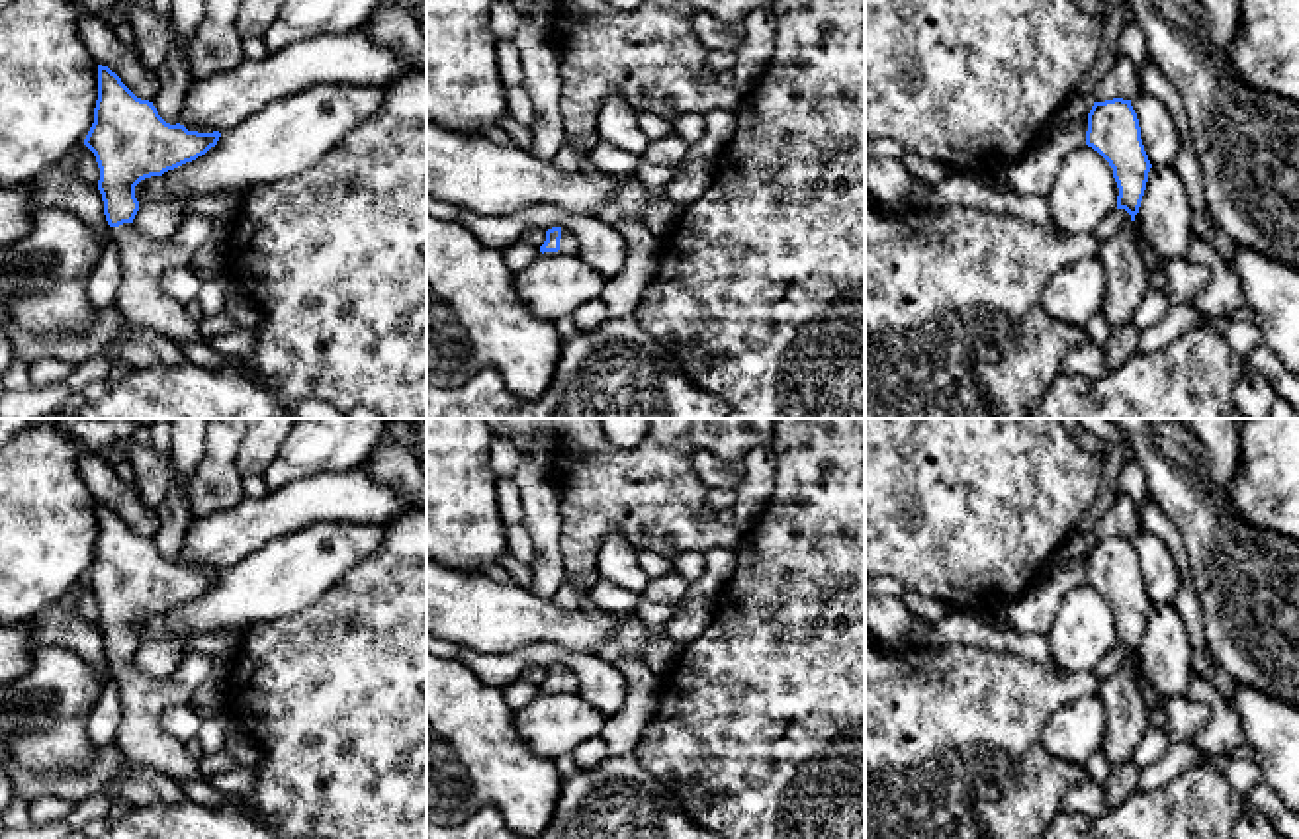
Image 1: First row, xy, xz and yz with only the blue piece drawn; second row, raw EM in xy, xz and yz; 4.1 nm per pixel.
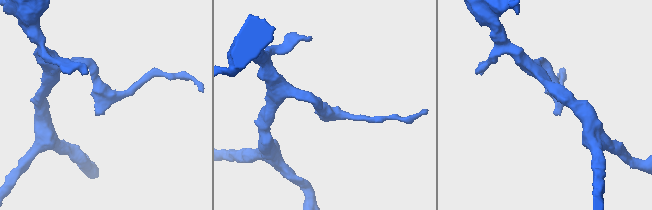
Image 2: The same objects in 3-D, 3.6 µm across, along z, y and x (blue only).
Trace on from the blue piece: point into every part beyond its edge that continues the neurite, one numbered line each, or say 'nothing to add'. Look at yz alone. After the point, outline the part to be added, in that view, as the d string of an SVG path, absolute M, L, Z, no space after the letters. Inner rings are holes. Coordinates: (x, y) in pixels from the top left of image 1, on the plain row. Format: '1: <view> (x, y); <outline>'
nothing to add

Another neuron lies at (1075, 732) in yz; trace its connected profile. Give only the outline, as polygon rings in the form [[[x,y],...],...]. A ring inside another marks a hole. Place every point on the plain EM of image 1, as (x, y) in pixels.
[[[1084,696],[1056,710],[1047,720],[1041,741],[1053,757],[1084,767],[1105,741],[1105,706],[1099,696]]]

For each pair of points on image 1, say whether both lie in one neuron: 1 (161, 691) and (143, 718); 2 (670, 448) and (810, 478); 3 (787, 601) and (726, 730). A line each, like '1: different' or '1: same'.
1: same
2: different
3: same

